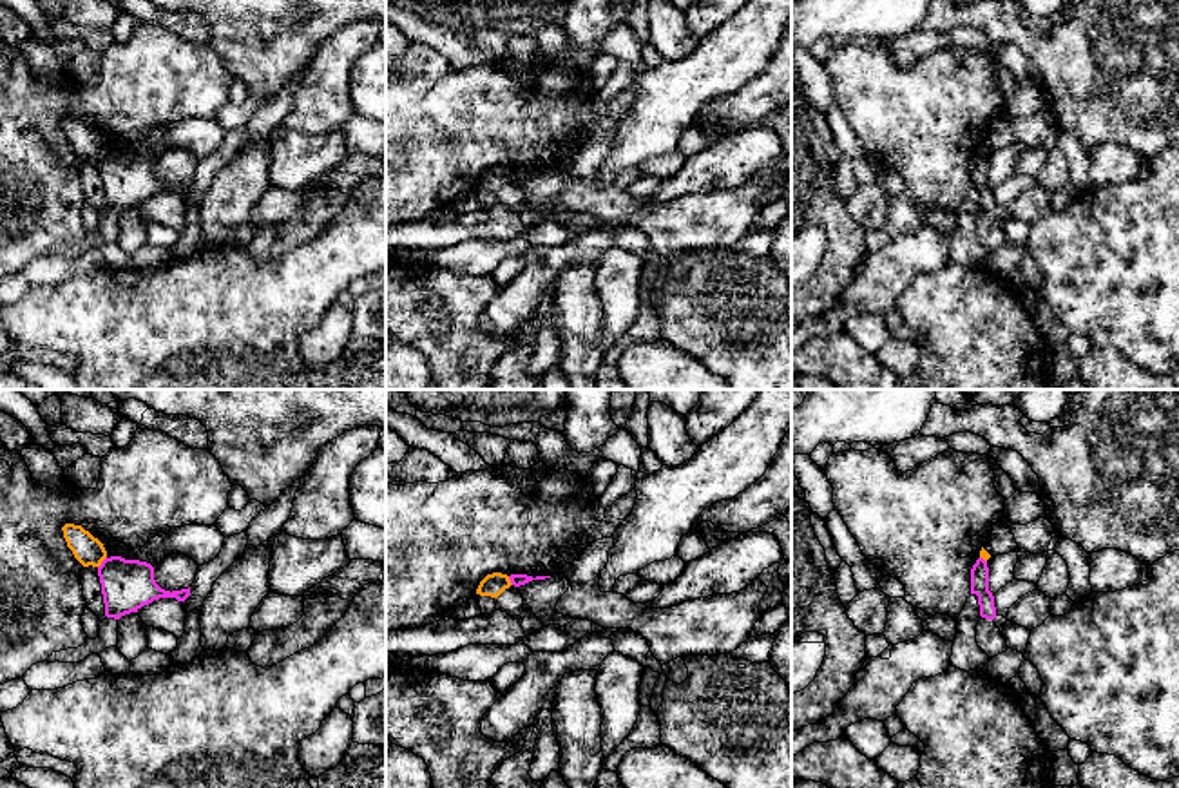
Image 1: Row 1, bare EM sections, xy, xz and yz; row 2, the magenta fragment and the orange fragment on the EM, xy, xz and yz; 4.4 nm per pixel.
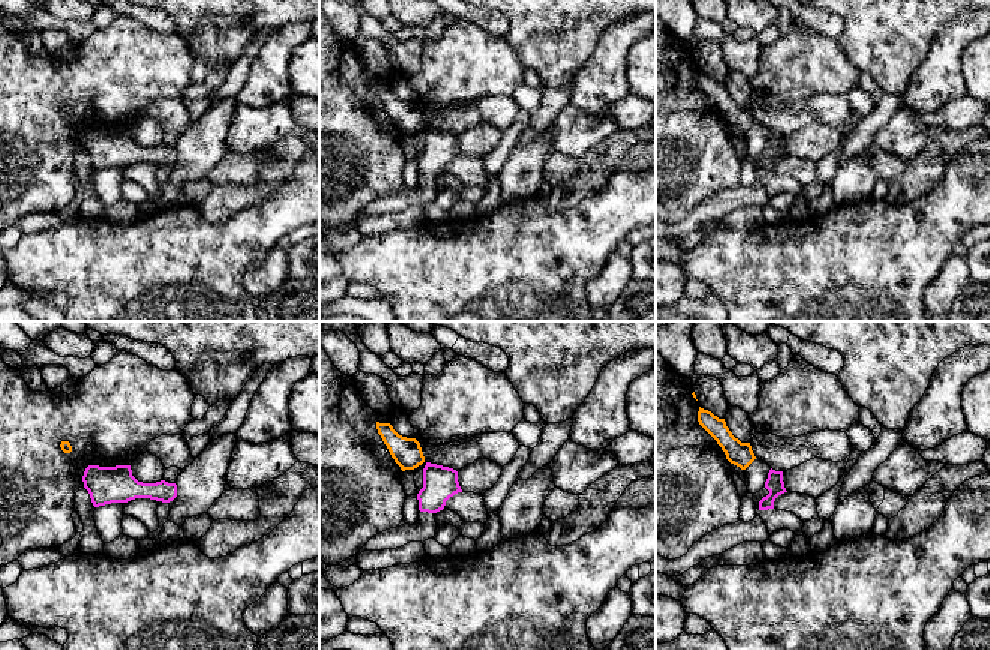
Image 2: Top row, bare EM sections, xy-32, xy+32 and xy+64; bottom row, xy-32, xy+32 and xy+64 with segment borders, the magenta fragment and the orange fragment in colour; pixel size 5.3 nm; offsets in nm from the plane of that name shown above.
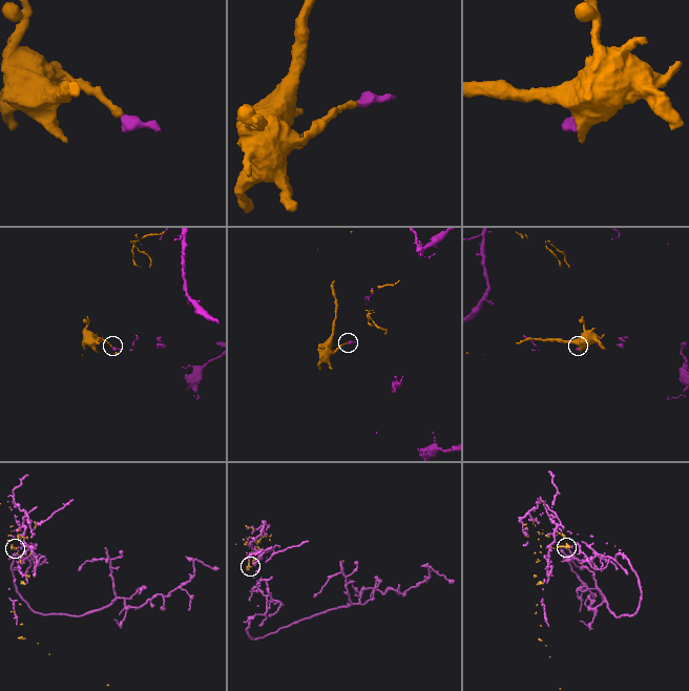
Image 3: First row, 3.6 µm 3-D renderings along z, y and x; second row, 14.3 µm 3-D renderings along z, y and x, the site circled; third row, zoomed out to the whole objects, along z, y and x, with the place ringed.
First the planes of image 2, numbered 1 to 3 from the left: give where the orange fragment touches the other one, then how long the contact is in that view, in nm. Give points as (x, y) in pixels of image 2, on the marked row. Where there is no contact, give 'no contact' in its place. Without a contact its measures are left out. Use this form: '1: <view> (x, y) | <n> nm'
1: no contact
2: no contact
3: no contact

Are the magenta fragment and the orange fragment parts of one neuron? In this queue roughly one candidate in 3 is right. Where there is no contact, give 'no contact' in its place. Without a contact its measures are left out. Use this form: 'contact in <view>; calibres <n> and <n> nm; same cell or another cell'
contact in xy; calibres 220 and 130 nm; another cell

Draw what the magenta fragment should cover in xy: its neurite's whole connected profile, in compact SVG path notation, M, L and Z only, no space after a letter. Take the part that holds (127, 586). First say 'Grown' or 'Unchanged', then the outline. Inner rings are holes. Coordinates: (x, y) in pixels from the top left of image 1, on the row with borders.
Unchanged. M110 556L98 567L105 616L120 620L125 614L138 612L143 605L159 598L176 598L185 601L190 587L181 591L165 591L154 580L154 567L139 560Z

